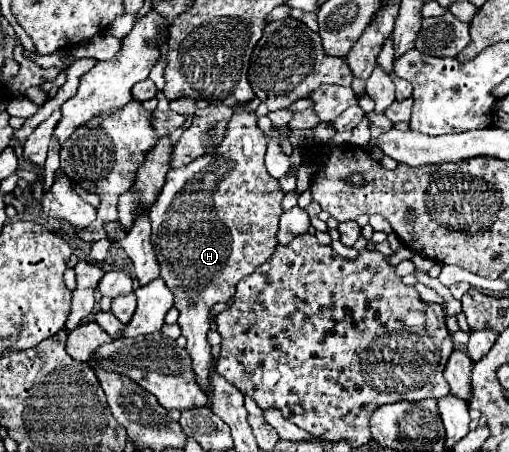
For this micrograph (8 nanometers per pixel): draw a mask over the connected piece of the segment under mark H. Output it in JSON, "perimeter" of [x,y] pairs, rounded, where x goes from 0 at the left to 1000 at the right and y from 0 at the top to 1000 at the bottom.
{"perimeter":[[[468,232],[460,250],[464,254],[456,254],[456,263],[448,268],[448,290],[428,325],[428,338],[401,343],[365,369],[330,378],[326,405],[295,462],[299,546],[306,555],[310,586],[318,591],[314,608],[342,648],[342,679],[354,688],[350,719],[358,723],[358,741],[369,750],[365,777],[377,790],[377,825],[385,834],[385,847],[401,861],[409,878],[417,878],[413,834],[424,808],[424,794],[413,781],[413,759],[405,750],[405,737],[413,728],[409,692],[417,675],[456,662],[464,626],[475,613],[491,608],[542,551],[542,511],[554,471],[550,445],[558,436],[558,427],[546,414],[546,400],[534,387],[527,387],[519,365],[527,312],[503,277],[503,250],[479,246],[475,232]]]}

